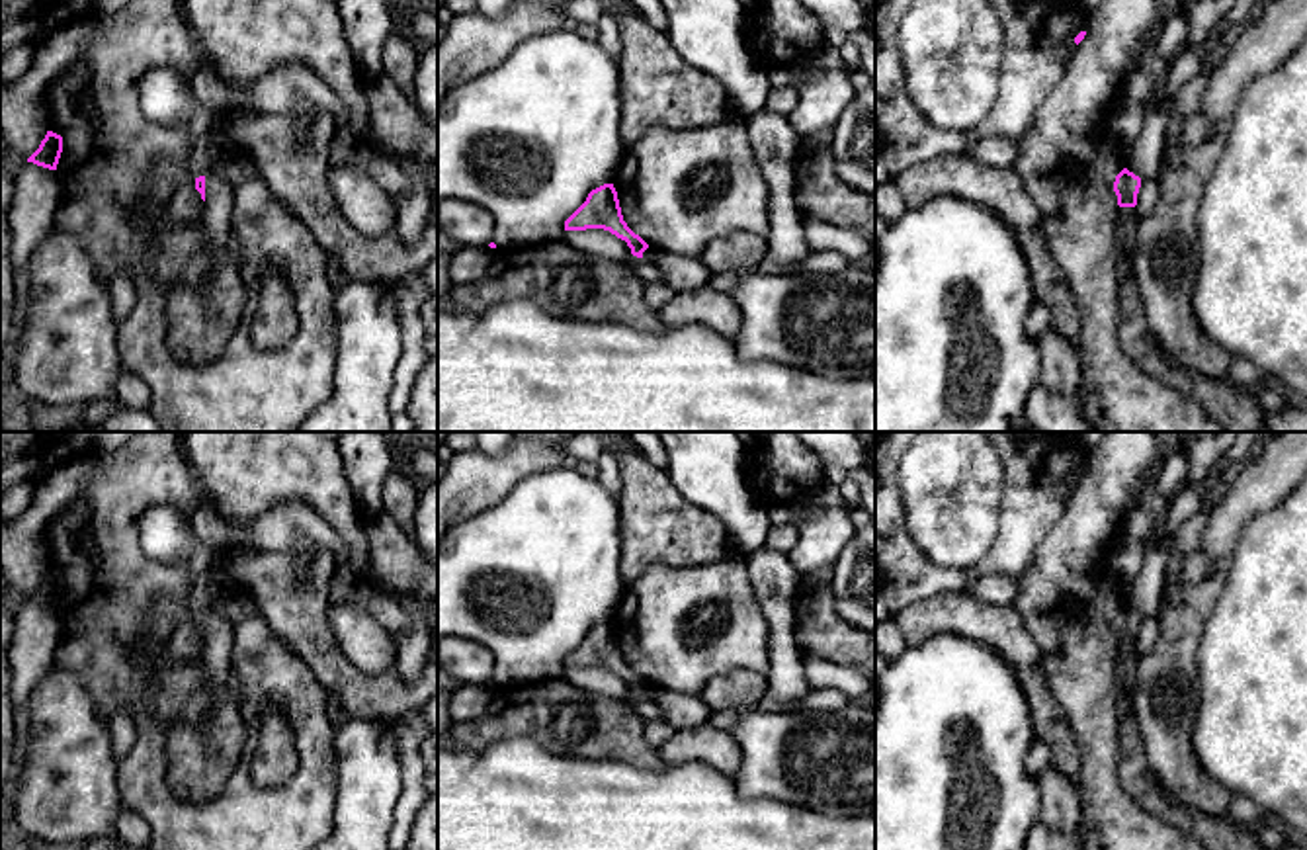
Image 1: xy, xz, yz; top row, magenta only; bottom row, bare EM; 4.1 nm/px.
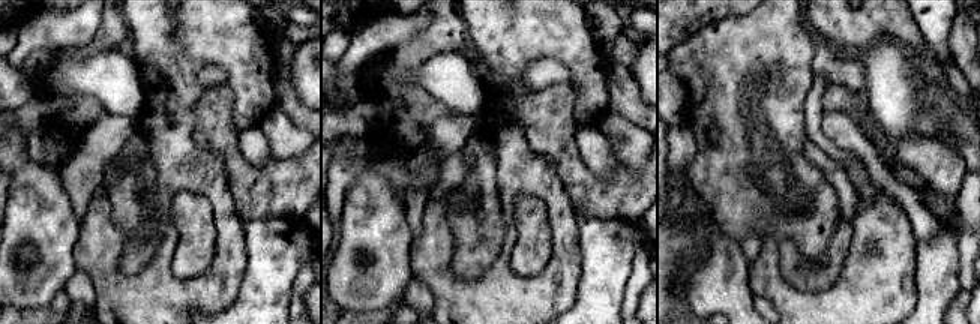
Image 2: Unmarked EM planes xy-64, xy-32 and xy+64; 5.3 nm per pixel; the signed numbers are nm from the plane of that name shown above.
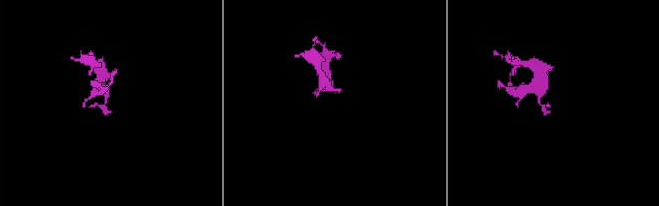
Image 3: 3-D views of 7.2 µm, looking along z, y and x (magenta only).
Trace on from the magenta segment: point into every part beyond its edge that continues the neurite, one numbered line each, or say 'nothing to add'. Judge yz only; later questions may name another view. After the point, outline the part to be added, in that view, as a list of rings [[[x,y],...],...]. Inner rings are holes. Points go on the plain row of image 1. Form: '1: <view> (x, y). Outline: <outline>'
1: yz (1216, 833). Outline: [[[1119,645],[1116,657],[1119,725],[1117,780],[1147,813],[1178,827],[1200,840],[1205,850],[1266,850],[1252,827],[1235,825],[1227,817],[1211,817],[1178,801],[1147,762],[1139,725],[1131,705],[1131,684],[1139,666],[1135,645]]]

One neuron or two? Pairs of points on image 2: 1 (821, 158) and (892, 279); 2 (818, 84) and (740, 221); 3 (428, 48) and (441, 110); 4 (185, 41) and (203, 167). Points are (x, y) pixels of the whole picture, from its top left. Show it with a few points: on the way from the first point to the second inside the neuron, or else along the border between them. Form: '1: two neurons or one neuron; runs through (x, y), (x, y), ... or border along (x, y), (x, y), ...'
1: two neurons; border along (859, 194), (856, 215), (850, 222)
2: two neurons; border along (812, 75), (803, 110), (806, 140)
3: one neuron; runs through (408, 63), (404, 68), (404, 84), (422, 102)
4: one neuron; runs through (179, 72), (179, 135)

